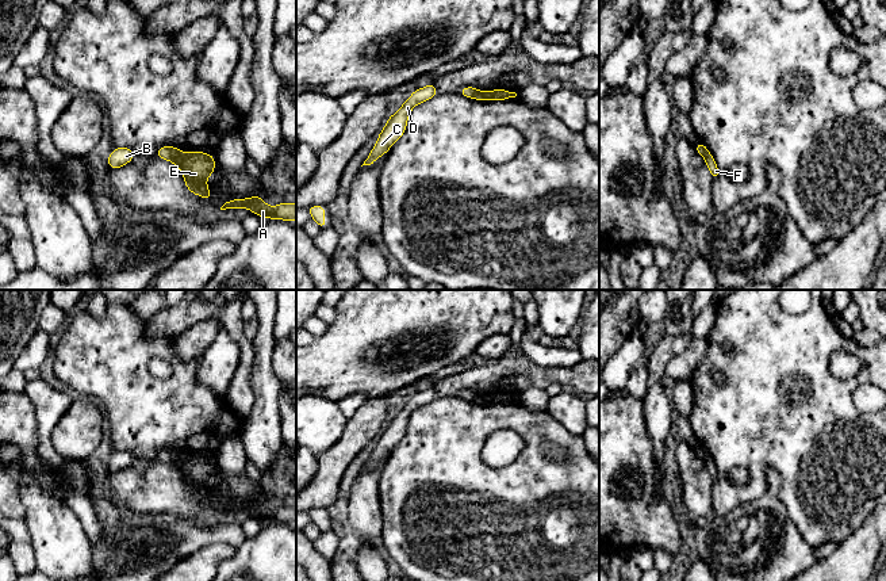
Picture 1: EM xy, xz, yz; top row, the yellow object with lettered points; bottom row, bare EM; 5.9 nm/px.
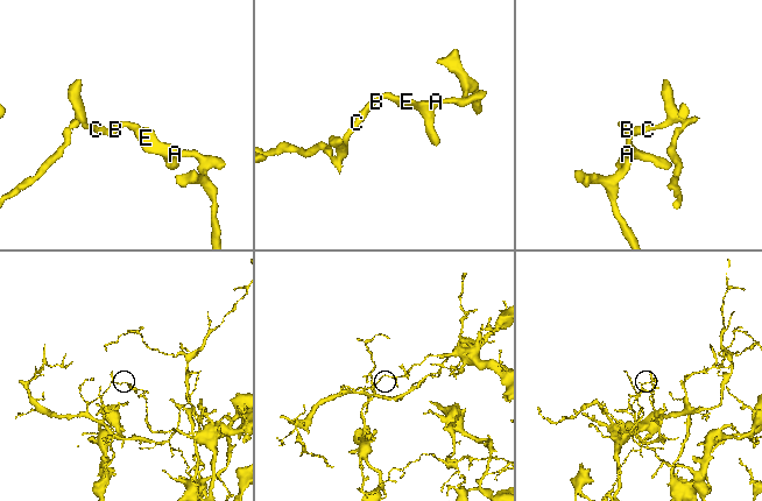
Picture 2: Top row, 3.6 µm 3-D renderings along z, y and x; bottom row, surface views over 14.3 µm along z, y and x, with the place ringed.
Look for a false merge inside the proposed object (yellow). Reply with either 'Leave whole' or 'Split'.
Split

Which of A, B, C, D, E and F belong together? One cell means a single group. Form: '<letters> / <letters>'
A E F / B C D

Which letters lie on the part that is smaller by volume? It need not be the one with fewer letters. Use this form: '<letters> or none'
B, C, D

